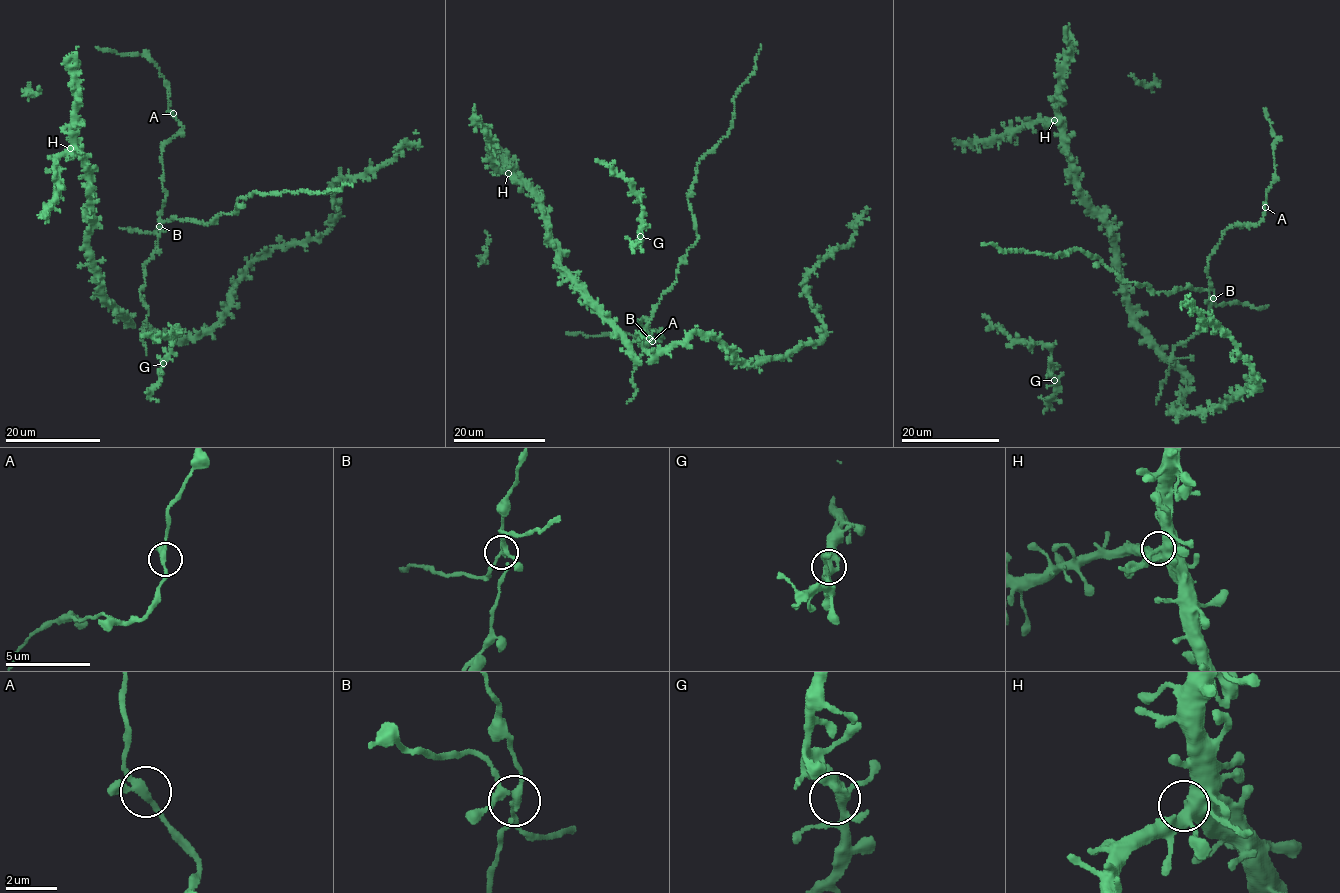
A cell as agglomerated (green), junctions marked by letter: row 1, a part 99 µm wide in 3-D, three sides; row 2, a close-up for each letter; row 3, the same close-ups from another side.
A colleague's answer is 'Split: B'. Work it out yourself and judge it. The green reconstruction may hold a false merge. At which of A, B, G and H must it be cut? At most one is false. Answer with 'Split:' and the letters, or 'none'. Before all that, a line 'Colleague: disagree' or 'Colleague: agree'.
Colleague: agree
Split: B

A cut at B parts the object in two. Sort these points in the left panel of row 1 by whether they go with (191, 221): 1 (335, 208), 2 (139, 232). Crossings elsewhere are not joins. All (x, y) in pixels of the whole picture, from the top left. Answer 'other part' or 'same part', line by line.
1: other part
2: same part

